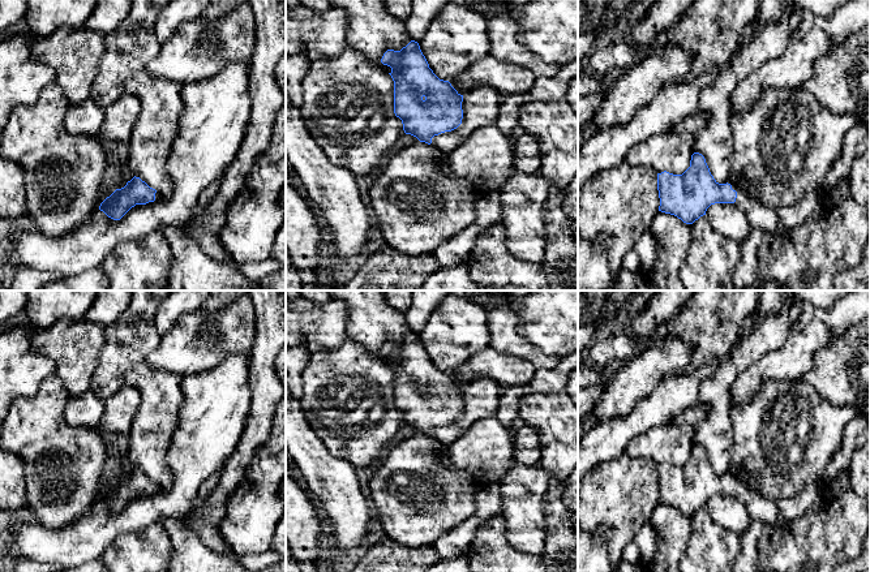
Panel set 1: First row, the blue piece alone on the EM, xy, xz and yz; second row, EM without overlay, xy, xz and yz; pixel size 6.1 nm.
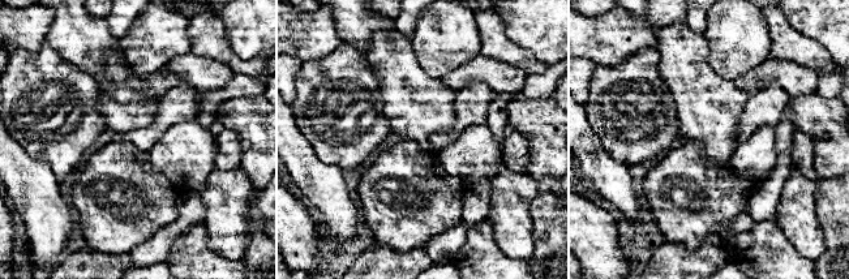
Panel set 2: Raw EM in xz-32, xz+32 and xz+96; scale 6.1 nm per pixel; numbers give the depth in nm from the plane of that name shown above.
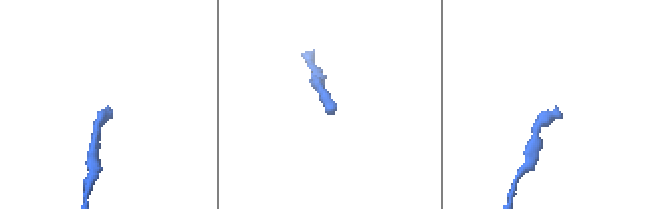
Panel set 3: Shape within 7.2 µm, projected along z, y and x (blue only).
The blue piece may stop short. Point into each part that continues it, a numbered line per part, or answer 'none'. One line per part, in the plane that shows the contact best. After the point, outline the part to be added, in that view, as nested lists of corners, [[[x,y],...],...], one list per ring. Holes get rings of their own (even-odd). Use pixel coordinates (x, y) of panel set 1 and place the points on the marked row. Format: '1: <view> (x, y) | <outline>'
1: yz (761, 216) | [[[730,180],[728,184],[730,184],[732,189],[737,192],[736,202],[728,205],[740,208],[746,215],[751,228],[759,228],[763,232],[771,232],[776,236],[785,236],[788,233],[788,231],[780,224],[773,208],[763,206],[757,198],[749,195]]]

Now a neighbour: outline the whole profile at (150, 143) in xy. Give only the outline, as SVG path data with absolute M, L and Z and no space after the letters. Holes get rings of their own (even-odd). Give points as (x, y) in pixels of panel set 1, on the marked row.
M146 68L134 72L125 91L141 102L141 112L129 138L129 167L160 197L171 193L172 181L167 158L177 134L183 112L183 85L151 76Z

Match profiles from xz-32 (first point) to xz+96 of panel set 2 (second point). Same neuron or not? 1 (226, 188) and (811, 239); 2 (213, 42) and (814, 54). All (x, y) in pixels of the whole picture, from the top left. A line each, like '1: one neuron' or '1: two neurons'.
1: one neuron
2: one neuron

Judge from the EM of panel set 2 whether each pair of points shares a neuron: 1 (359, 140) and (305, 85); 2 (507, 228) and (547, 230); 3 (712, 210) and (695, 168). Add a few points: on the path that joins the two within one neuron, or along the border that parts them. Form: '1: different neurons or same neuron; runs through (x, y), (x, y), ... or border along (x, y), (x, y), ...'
1: same neuron; runs through (344, 128), (317, 99)
2: different neurons; border along (534, 198), (530, 206), (534, 253), (527, 260)
3: same neuron; runs through (702, 200), (695, 193), (695, 179)

